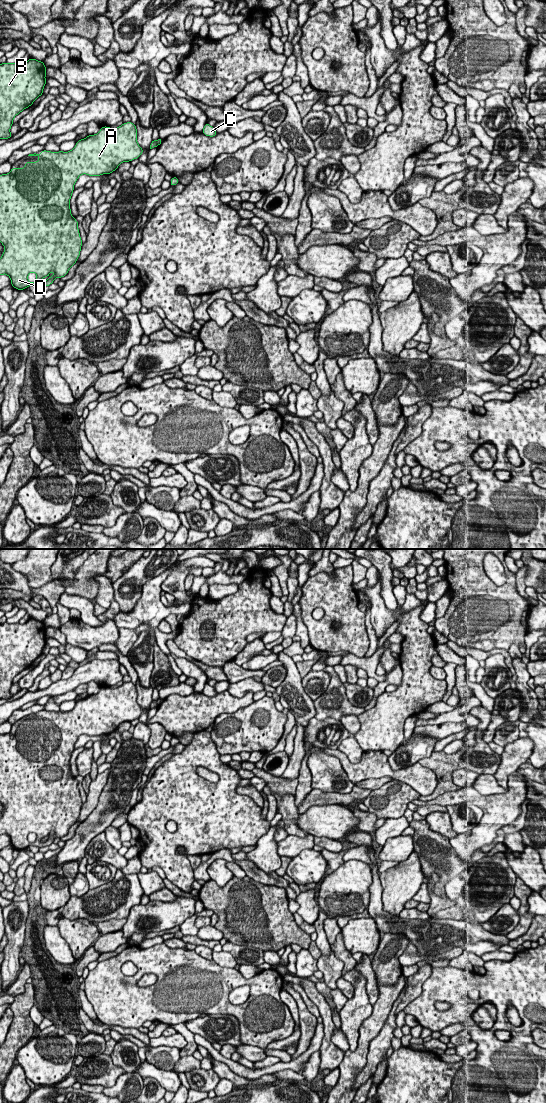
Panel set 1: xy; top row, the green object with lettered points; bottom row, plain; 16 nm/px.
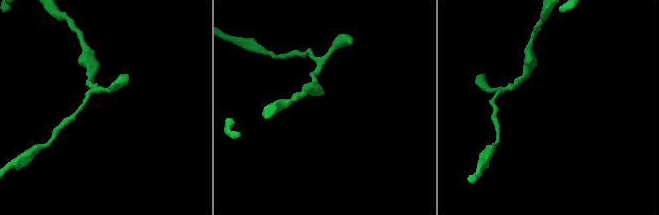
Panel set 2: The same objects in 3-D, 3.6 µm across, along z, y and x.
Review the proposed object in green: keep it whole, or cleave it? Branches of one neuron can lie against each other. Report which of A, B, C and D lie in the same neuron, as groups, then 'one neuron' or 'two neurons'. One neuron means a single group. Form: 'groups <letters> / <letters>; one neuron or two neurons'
groups A B D / C; two neurons

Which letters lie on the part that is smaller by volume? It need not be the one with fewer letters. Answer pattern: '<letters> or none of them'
C

